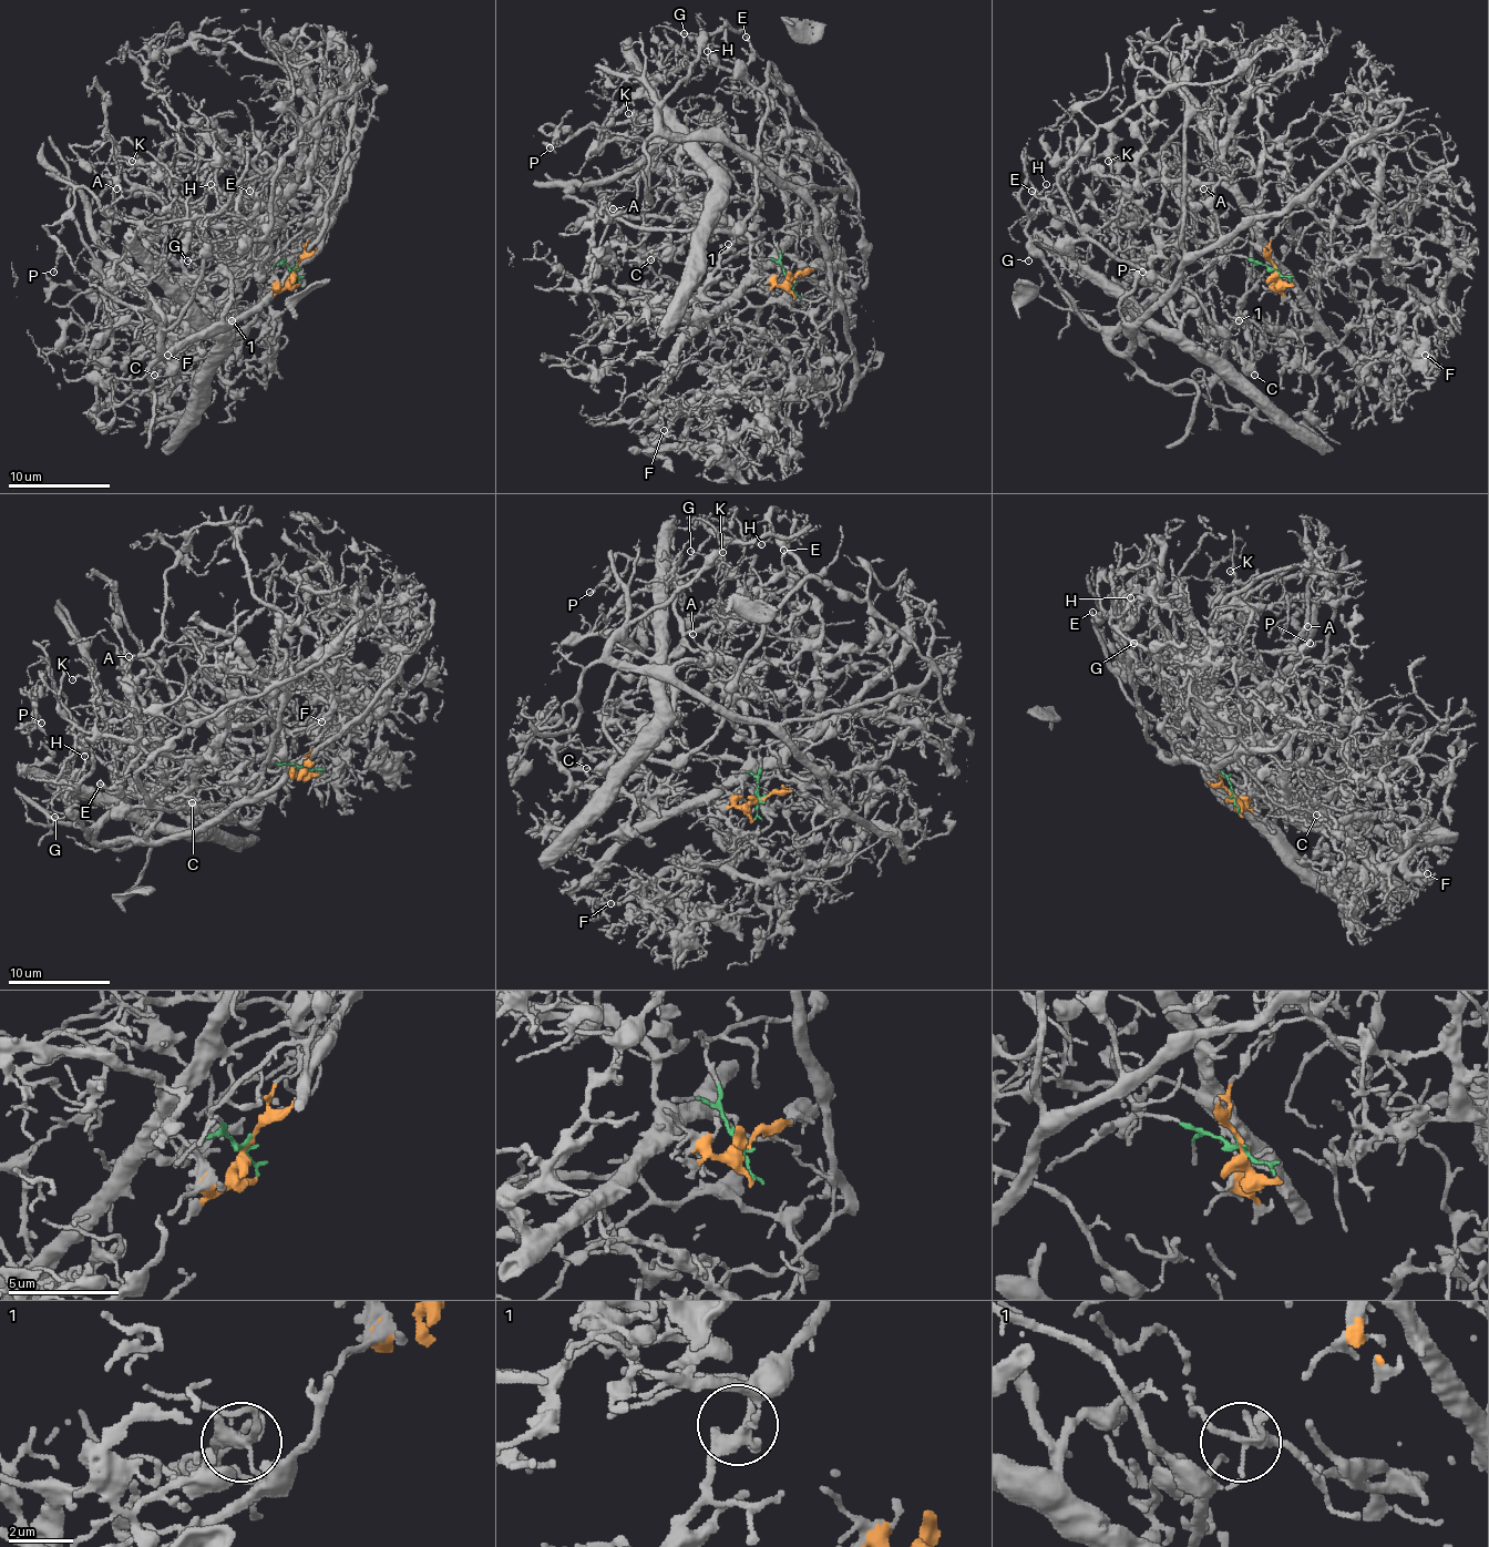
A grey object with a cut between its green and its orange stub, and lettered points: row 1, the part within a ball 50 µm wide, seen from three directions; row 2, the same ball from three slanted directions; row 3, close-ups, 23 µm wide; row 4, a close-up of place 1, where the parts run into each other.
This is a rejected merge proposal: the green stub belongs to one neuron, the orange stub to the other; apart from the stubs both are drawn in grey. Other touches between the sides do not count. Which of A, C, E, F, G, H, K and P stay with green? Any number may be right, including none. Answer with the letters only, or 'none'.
G, H

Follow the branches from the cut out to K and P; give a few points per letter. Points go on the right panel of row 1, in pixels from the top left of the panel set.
K: (1275, 269), (1312, 313), (1301, 334), (1232, 318), (1214, 285), (1176, 310), (1132, 264), (1146, 195), (1107, 162)
P: (1275, 269), (1312, 313), (1298, 334), (1232, 318), (1214, 285), (1179, 310), (1117, 244), (1128, 187), (1142, 272)

